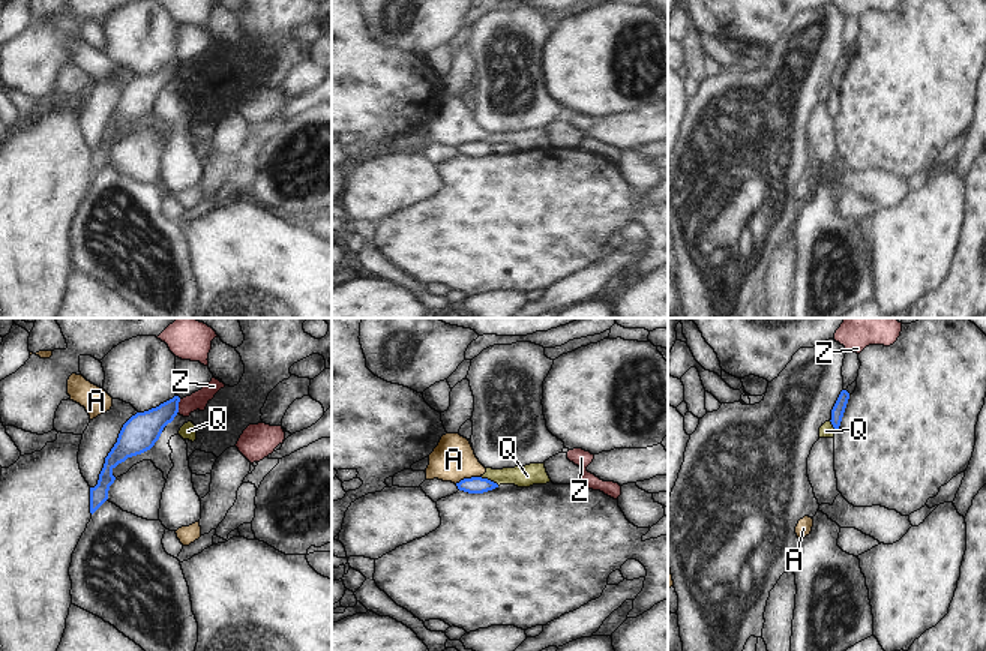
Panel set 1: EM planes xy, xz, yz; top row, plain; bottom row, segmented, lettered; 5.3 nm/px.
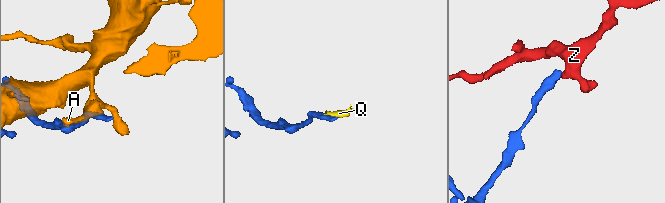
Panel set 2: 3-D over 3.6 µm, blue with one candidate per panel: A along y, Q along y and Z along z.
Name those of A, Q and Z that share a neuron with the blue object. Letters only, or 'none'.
none.

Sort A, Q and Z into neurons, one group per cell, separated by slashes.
A Q / Z

